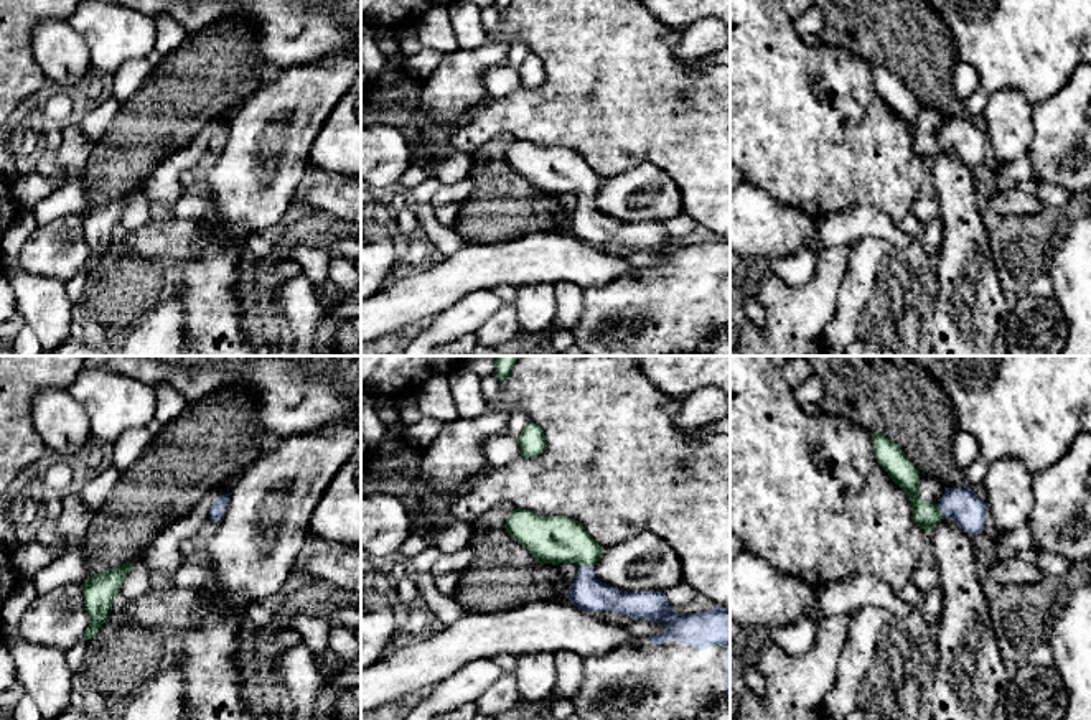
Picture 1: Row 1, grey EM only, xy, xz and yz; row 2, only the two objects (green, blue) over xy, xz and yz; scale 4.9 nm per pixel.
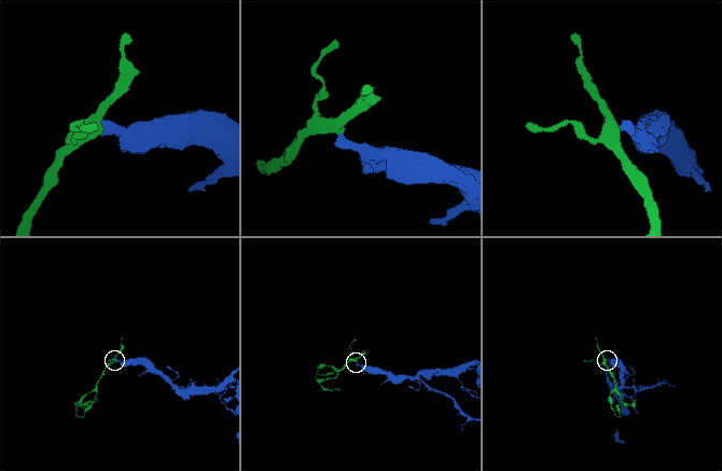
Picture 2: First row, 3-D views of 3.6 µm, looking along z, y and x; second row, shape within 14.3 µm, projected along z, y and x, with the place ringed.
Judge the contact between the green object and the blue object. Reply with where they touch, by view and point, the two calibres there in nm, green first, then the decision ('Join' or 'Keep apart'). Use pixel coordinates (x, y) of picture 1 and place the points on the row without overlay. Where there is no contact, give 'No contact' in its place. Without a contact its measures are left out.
Touches green at xz (585, 196). Thickness 240 nm (green) against 170 nm. Join

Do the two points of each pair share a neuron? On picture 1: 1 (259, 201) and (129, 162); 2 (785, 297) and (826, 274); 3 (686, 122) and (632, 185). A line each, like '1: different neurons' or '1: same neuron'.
1: different neurons
2: same neuron
3: different neurons

